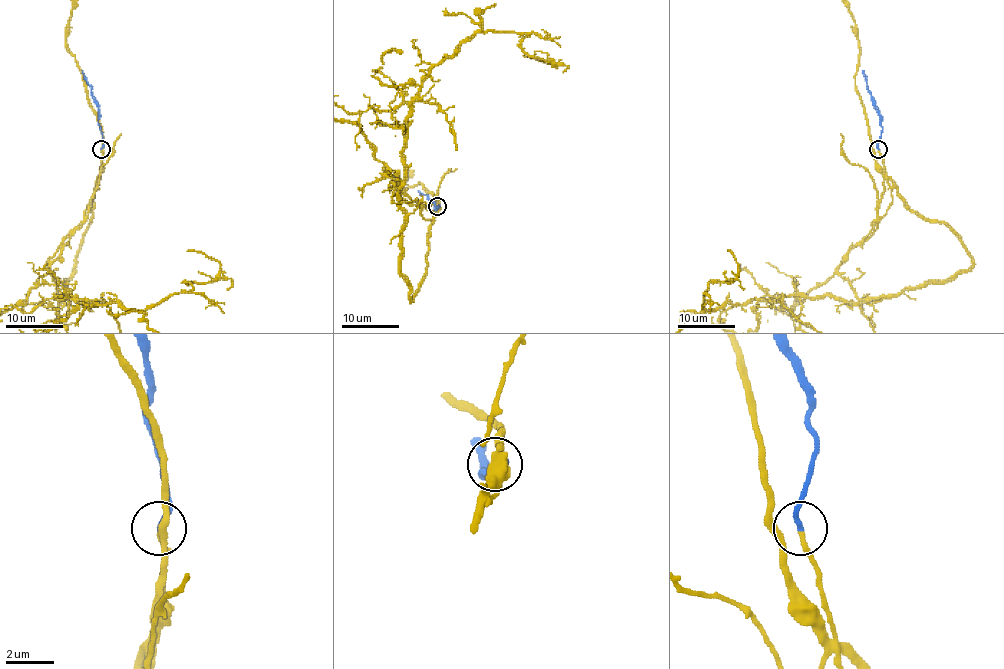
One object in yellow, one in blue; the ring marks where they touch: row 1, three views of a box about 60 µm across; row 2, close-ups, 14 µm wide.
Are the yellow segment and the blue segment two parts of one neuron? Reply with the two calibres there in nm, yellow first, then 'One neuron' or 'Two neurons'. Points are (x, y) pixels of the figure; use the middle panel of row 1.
Thickness 120 nm (yellow) against 200 nm. One neuron

